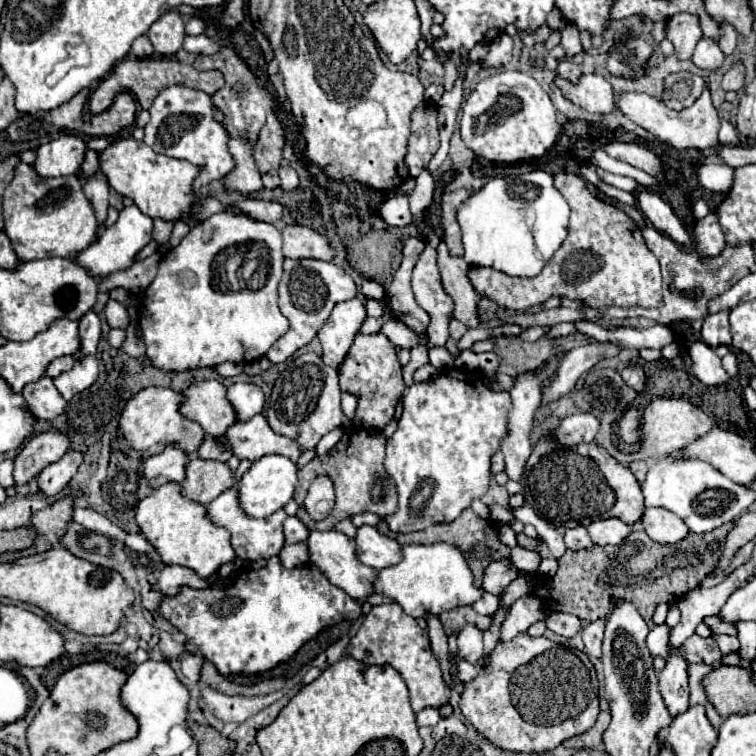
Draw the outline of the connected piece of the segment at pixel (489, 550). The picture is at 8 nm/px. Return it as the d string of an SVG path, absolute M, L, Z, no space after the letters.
M470 507L464 509L460 513L460 517L452 523L436 523L436 525L430 525L422 531L414 531L414 533L404 533L404 535L396 535L396 539L402 543L402 545L408 545L408 543L436 543L436 541L446 541L446 543L452 543L452 545L458 545L464 553L466 553L466 559L470 561L470 569L474 571L474 585L482 587L482 575L484 575L484 569L494 563L494 561L500 561L500 559L510 559L512 555L512 549L506 547L500 539L498 539L498 531L496 531L496 525L492 521L486 521L486 519L480 519Z

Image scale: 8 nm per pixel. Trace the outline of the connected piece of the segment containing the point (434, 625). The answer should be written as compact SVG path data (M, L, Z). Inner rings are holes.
M428 615L426 617L426 623L428 623L428 637L430 637L430 643L432 643L432 649L434 649L434 655L438 657L440 661L440 669L446 677L446 683L452 687L452 681L450 681L450 663L448 663L448 643L446 643L446 631L440 623L440 619L436 615Z

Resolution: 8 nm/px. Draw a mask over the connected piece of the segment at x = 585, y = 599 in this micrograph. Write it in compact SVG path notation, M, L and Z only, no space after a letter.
M730 521L710 533L688 533L674 545L660 545L656 541L650 541L644 531L632 531L620 545L594 545L592 549L578 551L568 549L560 557L560 569L550 583L528 583L526 577L518 577L504 589L502 601L506 607L510 607L524 595L536 595L540 601L544 601L542 605L546 611L562 611L572 613L582 621L596 621L610 615L610 601L612 597L618 597L634 603L638 613L650 621L658 603L682 599L690 589L698 587L702 579L714 571L722 557L726 535L732 527L734 523Z

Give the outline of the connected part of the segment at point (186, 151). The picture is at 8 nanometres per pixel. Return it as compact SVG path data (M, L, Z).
M188 85L164 87L150 107L150 121L144 127L144 143L168 157L186 159L194 165L202 165L202 173L196 177L196 189L208 185L214 179L226 177L234 167L234 157L228 149L228 131L214 119L212 95Z

